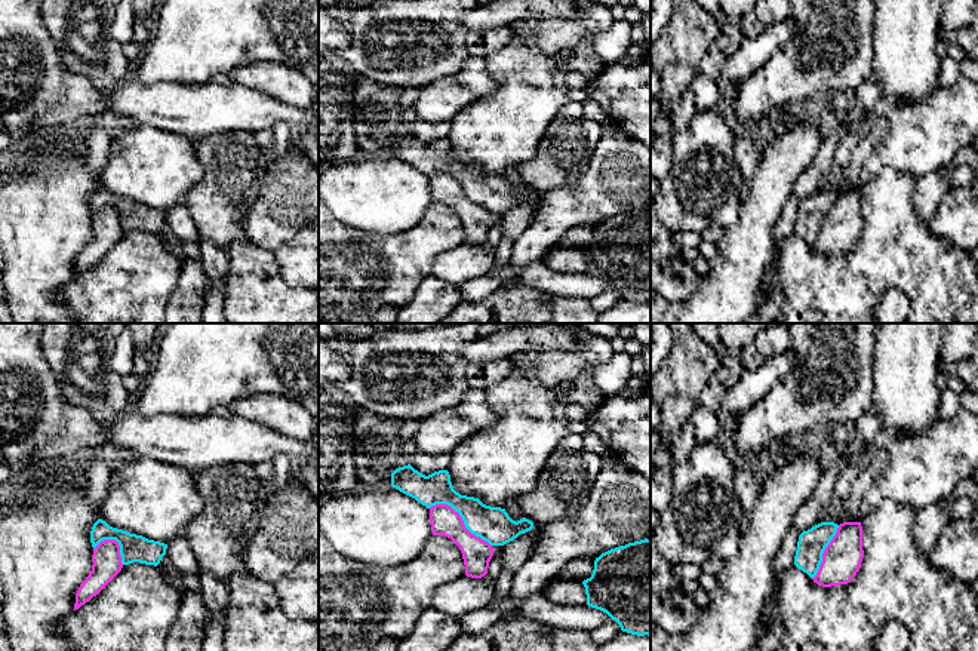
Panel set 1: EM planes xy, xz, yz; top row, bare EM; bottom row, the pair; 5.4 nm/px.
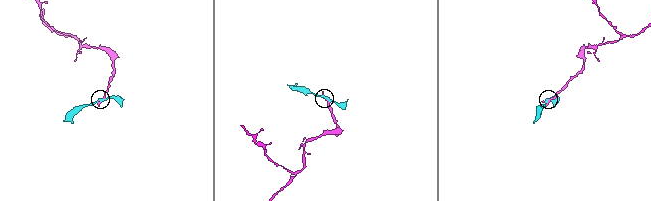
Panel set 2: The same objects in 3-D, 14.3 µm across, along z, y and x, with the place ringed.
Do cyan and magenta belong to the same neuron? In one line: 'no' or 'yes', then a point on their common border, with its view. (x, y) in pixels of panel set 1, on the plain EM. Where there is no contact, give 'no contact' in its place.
no; contact xz (461, 184)

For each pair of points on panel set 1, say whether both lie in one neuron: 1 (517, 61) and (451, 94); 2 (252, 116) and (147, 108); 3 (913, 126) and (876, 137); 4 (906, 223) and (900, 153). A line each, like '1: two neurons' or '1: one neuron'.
1: two neurons
2: one neuron
3: two neurons
4: two neurons

